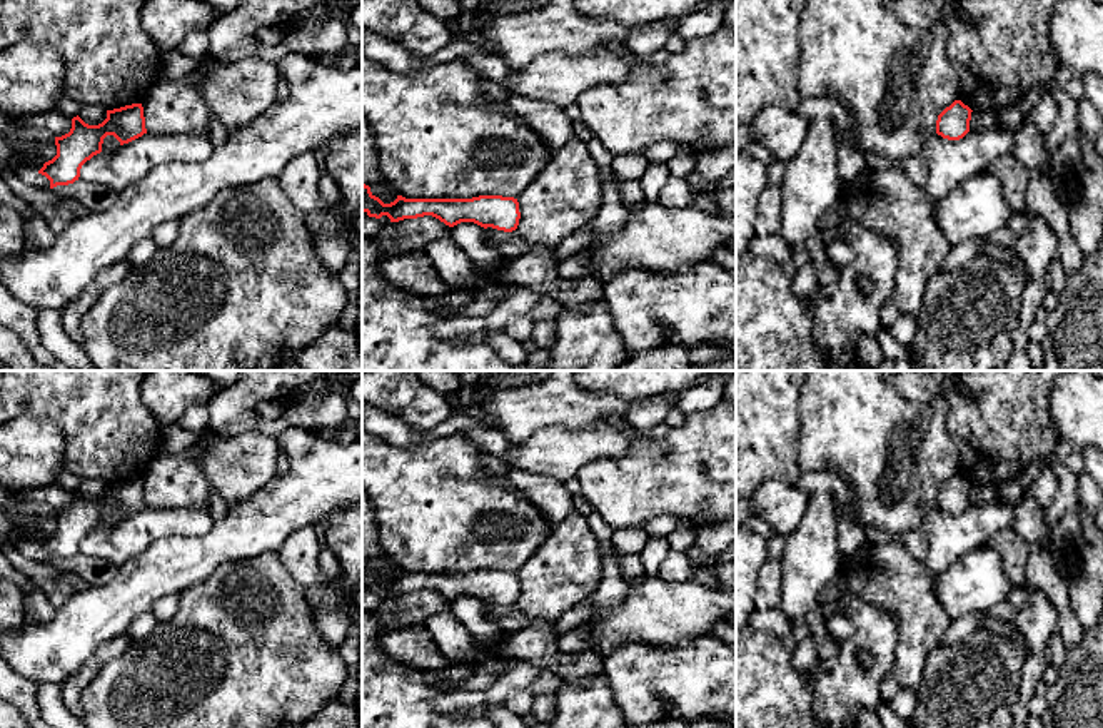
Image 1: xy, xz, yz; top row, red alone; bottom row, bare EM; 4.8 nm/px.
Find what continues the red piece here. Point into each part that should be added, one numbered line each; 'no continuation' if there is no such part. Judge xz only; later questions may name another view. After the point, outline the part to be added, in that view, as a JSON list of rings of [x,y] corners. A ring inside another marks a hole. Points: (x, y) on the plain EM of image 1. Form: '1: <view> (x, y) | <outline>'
no continuation

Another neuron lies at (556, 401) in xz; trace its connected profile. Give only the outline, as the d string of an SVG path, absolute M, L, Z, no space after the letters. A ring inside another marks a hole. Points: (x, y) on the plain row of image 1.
M552 371L529 386L497 391L464 384L456 392L457 412L486 411L494 417L496 429L517 444L549 427L579 431L609 416L626 417L636 402L586 391L574 376L576 371Z

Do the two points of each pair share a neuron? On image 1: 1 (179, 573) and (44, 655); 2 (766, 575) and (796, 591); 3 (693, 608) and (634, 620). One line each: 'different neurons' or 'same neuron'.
1: same neuron
2: different neurons
3: same neuron

